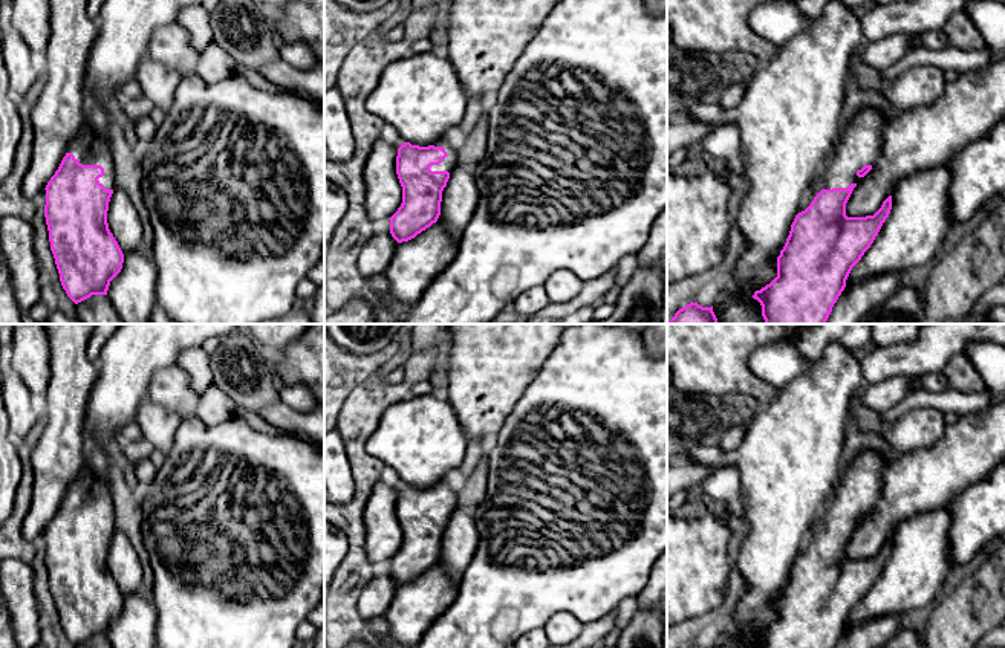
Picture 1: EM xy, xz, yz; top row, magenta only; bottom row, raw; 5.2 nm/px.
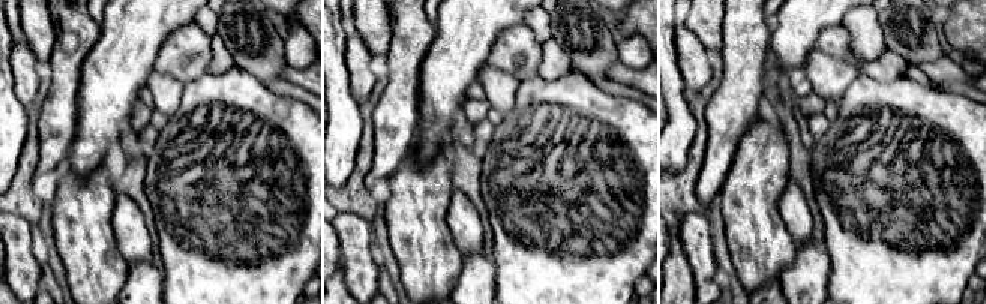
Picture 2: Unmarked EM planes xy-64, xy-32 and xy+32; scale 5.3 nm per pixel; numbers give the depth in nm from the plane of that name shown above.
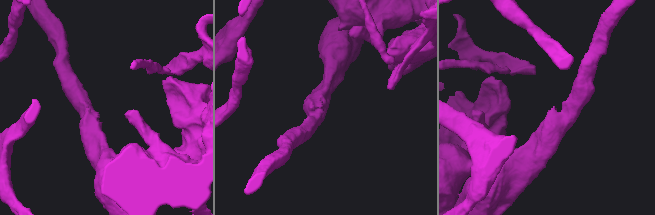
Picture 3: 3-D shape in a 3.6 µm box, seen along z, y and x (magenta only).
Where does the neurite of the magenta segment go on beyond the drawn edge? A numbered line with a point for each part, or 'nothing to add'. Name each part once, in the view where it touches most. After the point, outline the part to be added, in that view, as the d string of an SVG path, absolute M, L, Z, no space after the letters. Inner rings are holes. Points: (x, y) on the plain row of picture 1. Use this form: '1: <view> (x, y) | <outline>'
1: xy (89, 491) | M83 469L80 477L70 484L67 495L72 495L83 507L101 507L104 518L98 521L99 526L106 532L115 532L115 507L107 478L99 480L90 471Z

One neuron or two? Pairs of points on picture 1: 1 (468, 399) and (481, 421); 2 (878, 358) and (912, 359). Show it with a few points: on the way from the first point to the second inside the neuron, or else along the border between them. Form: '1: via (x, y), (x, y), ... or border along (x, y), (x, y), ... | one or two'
1: via (473, 404), (481, 411), (481, 416) | one
2: via (886, 361), (897, 362), (904, 359) | one

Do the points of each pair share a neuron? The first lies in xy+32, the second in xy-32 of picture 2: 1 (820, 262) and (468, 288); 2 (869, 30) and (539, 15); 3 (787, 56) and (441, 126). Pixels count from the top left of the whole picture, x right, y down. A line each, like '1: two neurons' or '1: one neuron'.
1: one neuron
2: one neuron
3: one neuron

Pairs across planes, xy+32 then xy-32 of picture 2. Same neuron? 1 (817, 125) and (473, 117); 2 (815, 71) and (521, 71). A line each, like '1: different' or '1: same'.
1: different
2: different

